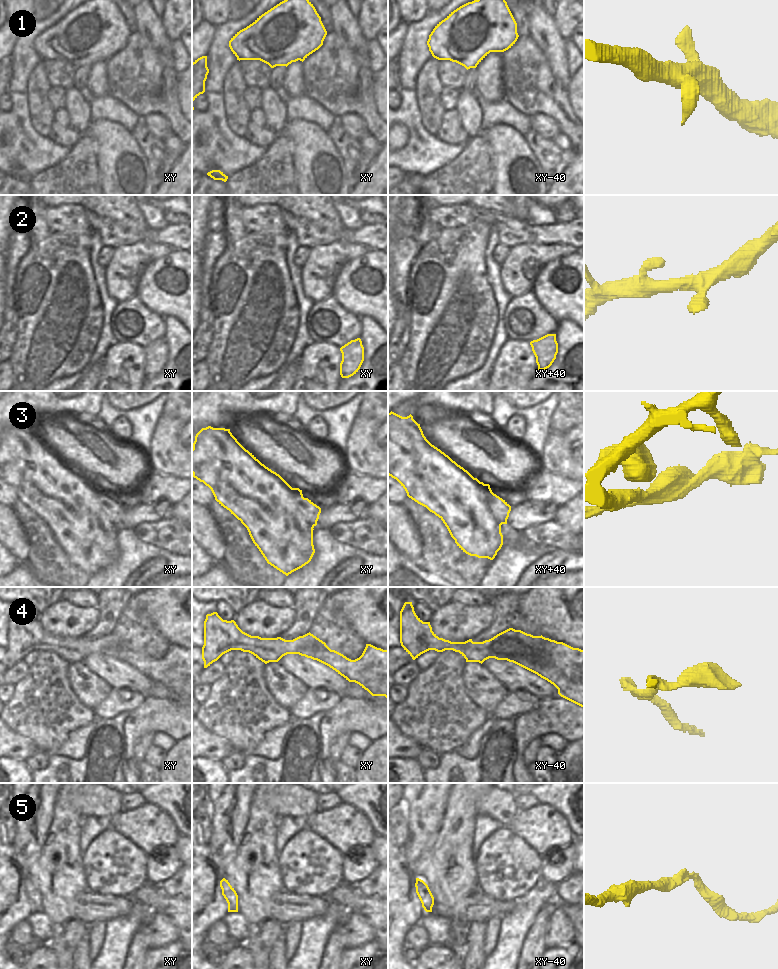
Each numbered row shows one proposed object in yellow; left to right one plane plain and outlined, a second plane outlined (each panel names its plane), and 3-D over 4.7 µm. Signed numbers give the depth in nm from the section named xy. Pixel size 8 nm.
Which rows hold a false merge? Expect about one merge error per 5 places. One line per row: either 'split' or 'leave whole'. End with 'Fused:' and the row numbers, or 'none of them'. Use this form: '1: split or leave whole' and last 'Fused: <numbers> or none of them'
1: leave whole
2: leave whole
3: split
4: leave whole
5: leave whole
Fused: 3

